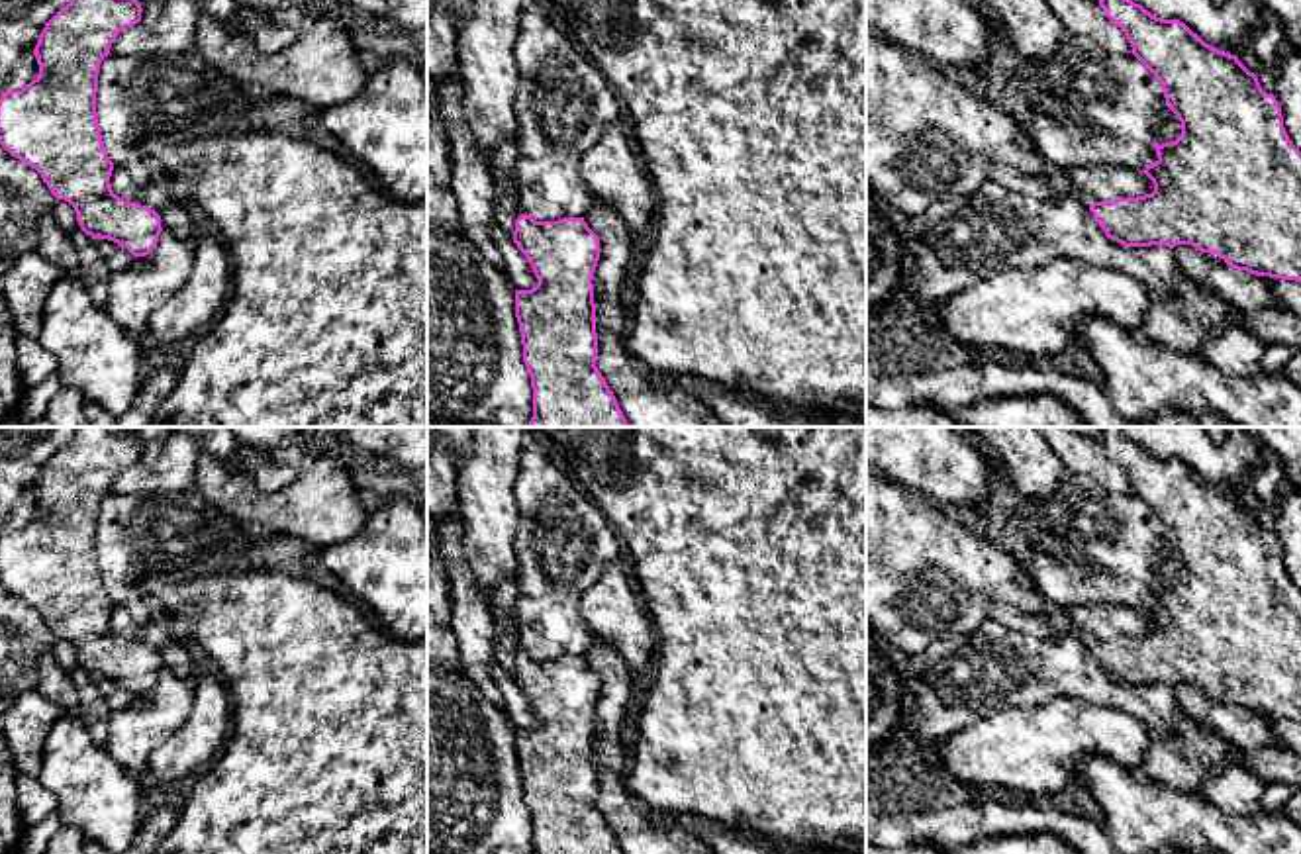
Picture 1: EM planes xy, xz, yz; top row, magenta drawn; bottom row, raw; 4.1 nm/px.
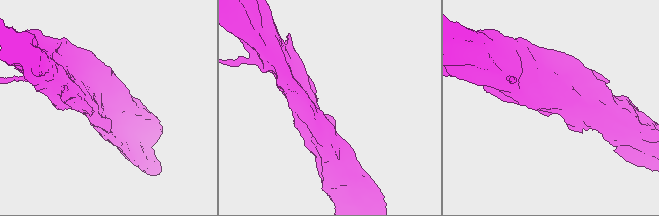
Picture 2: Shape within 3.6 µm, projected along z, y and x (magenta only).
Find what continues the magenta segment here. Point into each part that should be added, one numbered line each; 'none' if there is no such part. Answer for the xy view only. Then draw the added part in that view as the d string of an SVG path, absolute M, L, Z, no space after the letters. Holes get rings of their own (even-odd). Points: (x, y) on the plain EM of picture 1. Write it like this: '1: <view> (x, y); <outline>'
none

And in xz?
none

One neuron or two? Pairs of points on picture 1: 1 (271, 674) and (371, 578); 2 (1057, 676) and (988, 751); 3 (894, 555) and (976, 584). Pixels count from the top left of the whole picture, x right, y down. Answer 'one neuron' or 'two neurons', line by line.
1: two neurons
2: two neurons
3: one neuron

